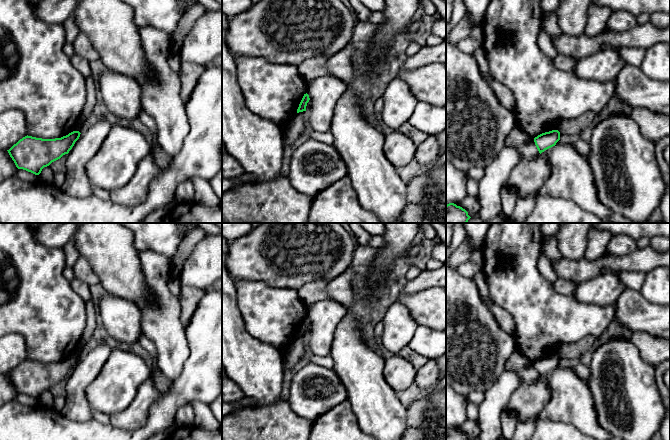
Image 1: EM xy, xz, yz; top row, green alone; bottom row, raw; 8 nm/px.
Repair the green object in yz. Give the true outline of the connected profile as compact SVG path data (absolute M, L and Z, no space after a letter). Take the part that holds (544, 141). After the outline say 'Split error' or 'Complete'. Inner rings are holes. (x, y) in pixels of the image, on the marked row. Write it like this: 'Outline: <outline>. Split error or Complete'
Outline: M558 130L545 132L534 138L535 145L540 154L545 150L555 146L559 140L560 132Z. Complete

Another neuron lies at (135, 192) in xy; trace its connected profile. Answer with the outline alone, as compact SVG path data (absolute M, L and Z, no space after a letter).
M149 154L139 163L128 184L110 192L111 202L122 206L136 206L144 202L149 192L150 183L158 176L159 172L160 166Z

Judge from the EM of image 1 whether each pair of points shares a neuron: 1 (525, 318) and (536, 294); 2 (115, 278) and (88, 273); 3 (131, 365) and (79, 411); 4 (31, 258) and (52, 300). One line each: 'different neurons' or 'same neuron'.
1: same neuron
2: different neurons
3: different neurons
4: same neuron

